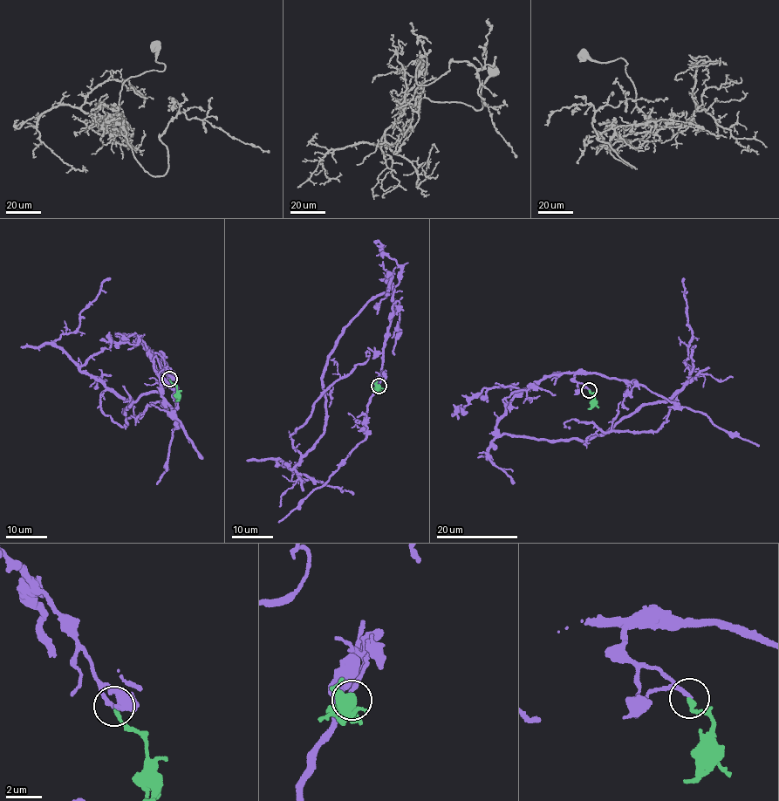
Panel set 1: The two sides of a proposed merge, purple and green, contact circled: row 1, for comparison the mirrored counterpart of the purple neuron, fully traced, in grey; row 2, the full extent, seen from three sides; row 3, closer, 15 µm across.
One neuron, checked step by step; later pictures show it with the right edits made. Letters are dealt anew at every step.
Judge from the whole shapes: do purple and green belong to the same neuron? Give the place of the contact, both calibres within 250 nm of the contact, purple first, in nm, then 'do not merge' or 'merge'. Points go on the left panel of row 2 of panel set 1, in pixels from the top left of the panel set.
(169, 379) | 220/240 nm | merge

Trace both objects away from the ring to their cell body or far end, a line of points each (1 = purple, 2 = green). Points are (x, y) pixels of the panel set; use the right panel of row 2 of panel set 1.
1: (589, 390), (551, 375), (513, 397), (496, 430), (587, 440), (677, 391), (654, 431), (570, 428)
2: (589, 390), (594, 396), (594, 405), (588, 409)

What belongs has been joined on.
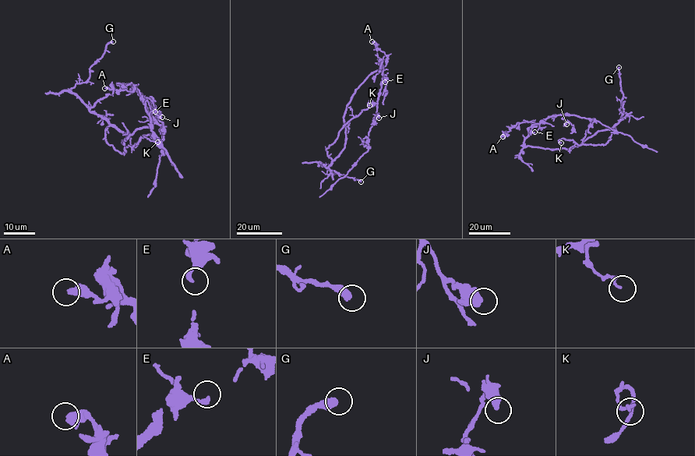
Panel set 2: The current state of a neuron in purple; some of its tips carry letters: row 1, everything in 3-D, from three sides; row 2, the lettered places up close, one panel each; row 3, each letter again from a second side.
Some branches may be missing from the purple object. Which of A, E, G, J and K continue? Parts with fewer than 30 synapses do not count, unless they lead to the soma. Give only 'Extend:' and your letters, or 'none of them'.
Extend: none of them

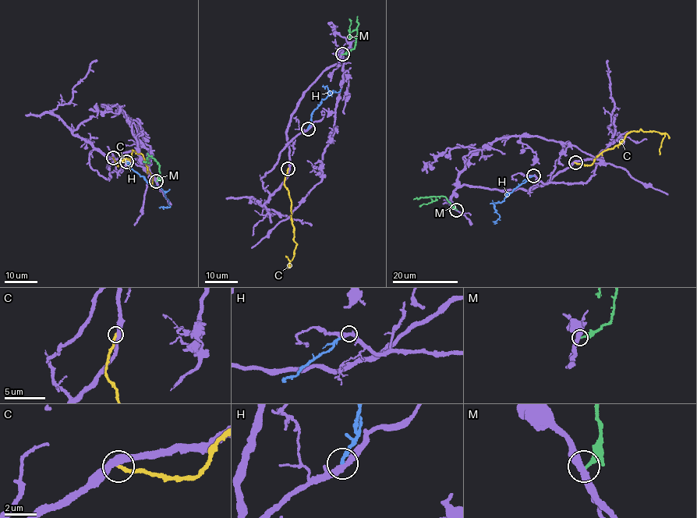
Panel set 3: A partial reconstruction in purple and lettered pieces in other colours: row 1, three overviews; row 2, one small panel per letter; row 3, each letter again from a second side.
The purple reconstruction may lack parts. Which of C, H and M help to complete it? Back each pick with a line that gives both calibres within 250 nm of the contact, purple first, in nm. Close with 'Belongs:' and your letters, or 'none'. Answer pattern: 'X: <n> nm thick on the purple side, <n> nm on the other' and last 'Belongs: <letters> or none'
Belongs: none

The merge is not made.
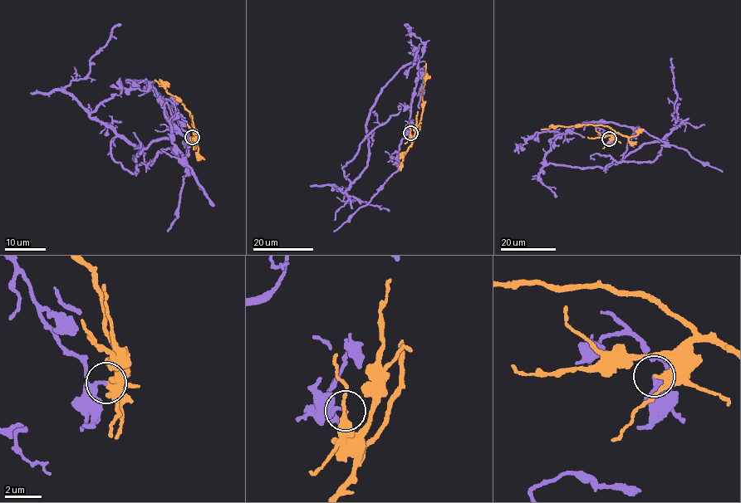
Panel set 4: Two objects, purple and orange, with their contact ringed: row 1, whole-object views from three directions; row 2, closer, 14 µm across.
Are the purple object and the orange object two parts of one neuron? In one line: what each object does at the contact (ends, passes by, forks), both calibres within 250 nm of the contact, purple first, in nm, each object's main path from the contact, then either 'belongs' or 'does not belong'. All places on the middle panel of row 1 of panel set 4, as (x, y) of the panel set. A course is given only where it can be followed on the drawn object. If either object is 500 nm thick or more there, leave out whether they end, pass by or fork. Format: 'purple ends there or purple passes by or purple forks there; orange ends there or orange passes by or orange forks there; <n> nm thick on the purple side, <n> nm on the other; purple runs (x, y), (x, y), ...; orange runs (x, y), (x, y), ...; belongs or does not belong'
purple ends there; orange ends there; 320 nm thick on the purple side, 280 nm on the other; purple runs (409, 133), (417, 59), (378, 95), (366, 126), (366, 167), (352, 182), (344, 176), (359, 145), (400, 109); orange runs (410, 133), (413, 141), (421, 117), (422, 89), (426, 63); does not belong

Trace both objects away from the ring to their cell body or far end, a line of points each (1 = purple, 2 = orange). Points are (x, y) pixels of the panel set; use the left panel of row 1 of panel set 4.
1: (192, 138), (153, 90), (171, 139), (137, 162), (142, 145), (111, 141), (133, 173), (162, 149), (180, 158)
2: (193, 138), (194, 130), (189, 113), (155, 80)

